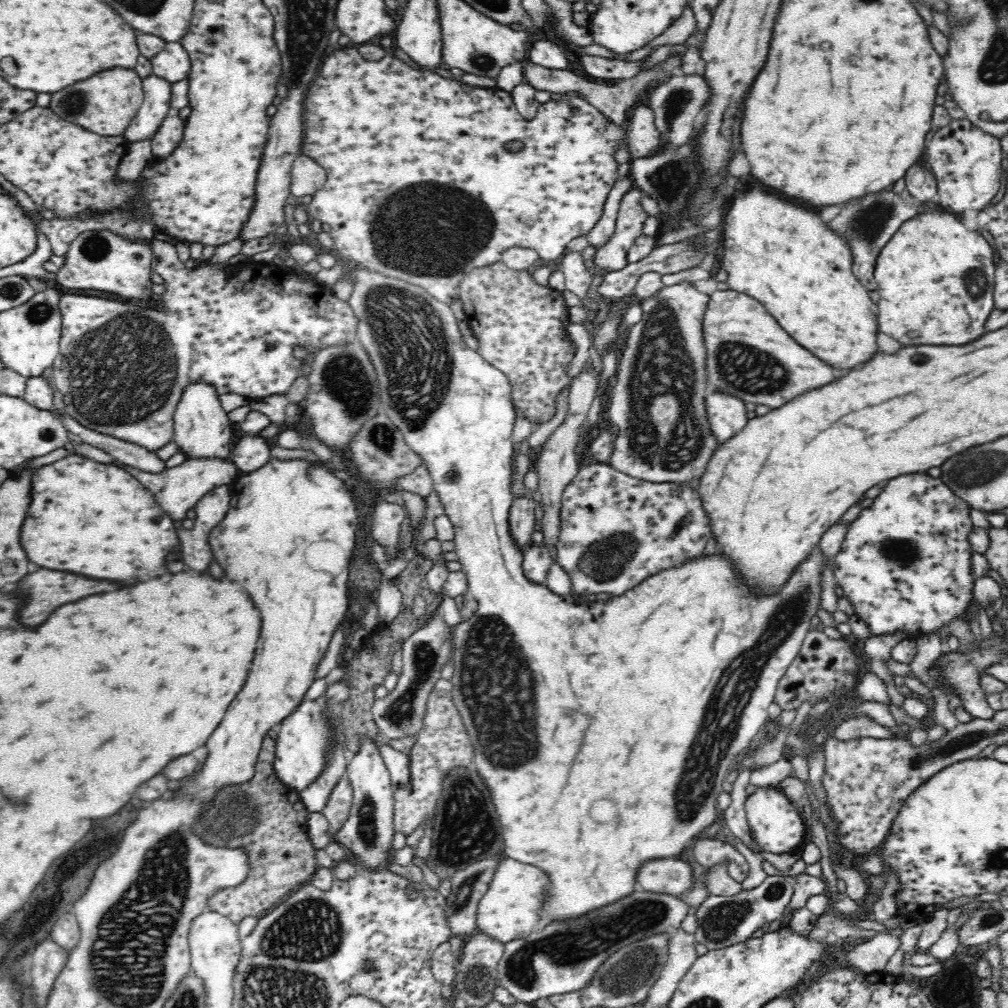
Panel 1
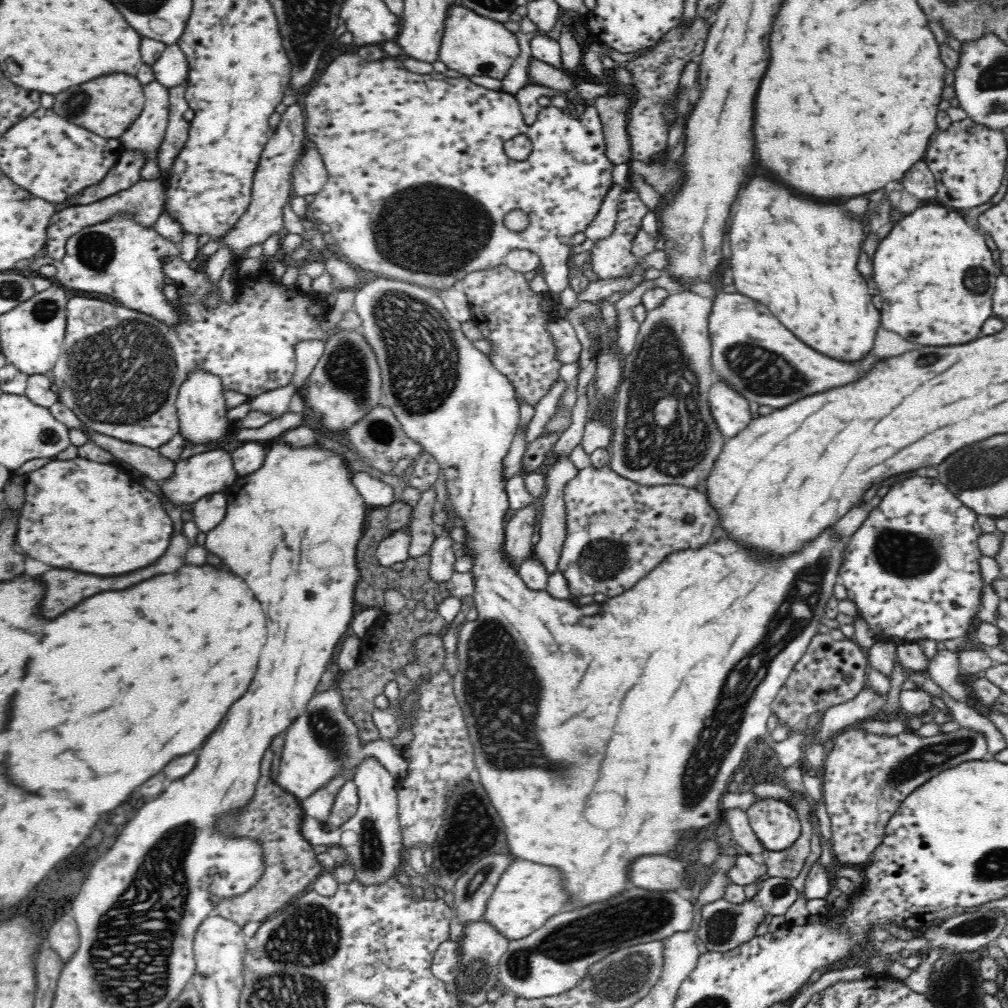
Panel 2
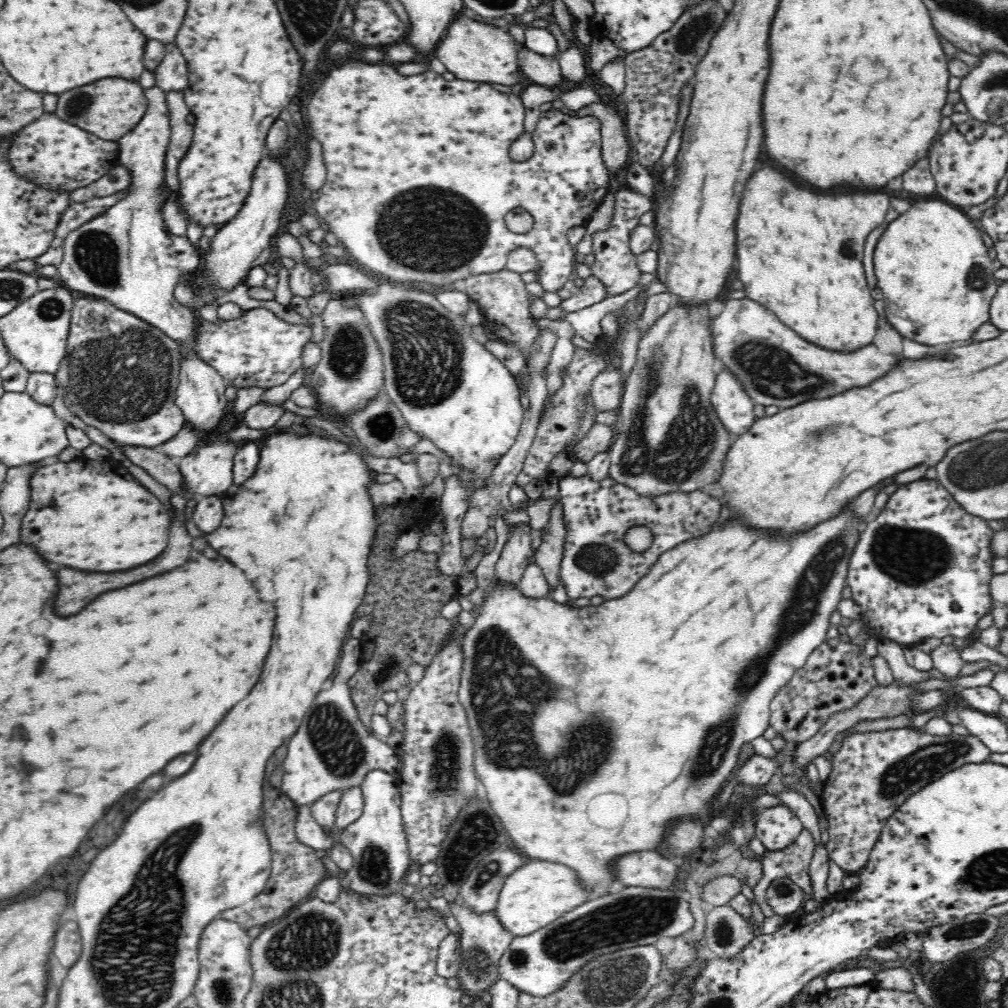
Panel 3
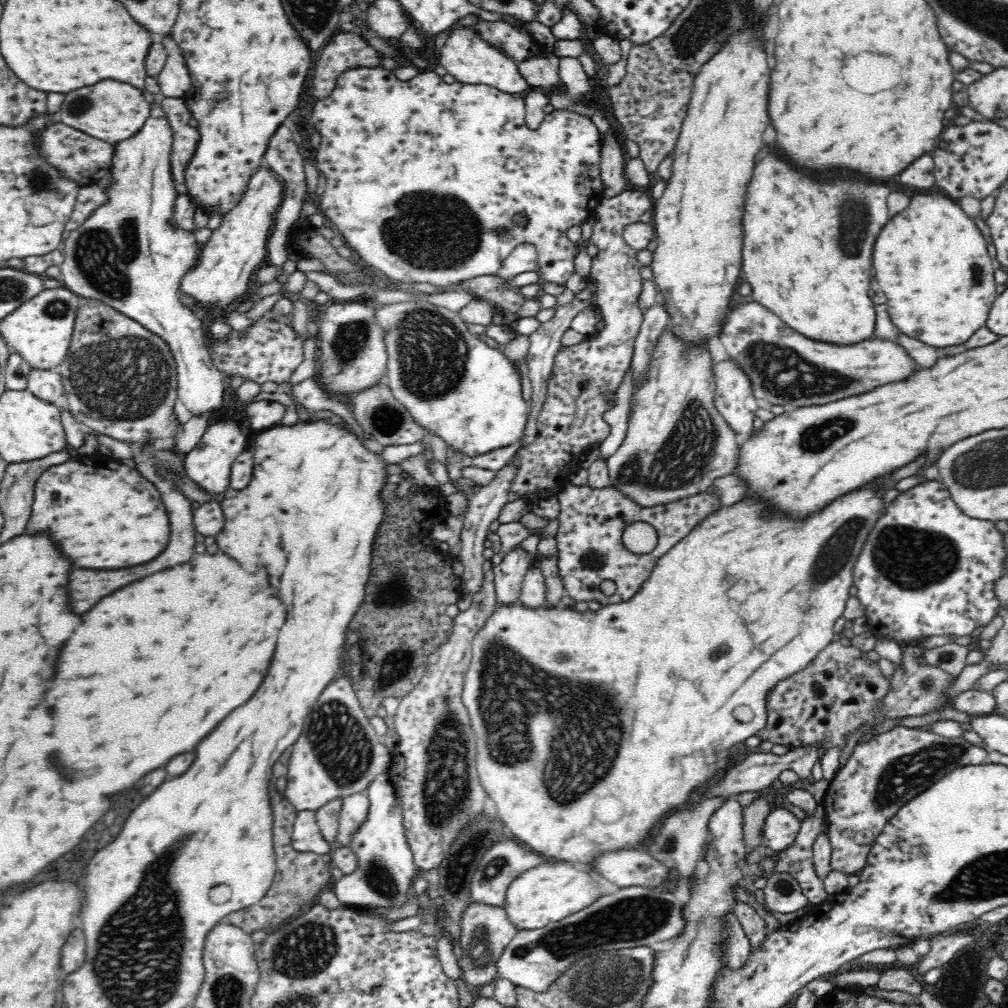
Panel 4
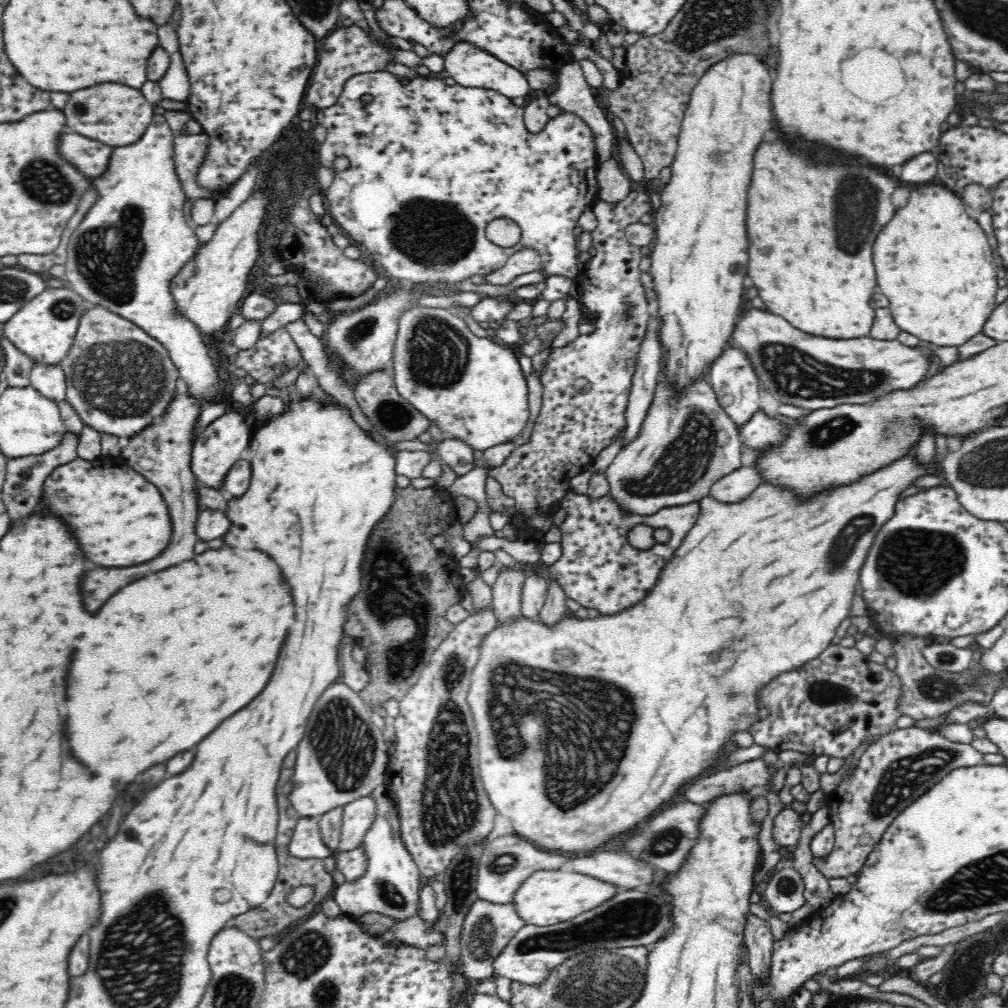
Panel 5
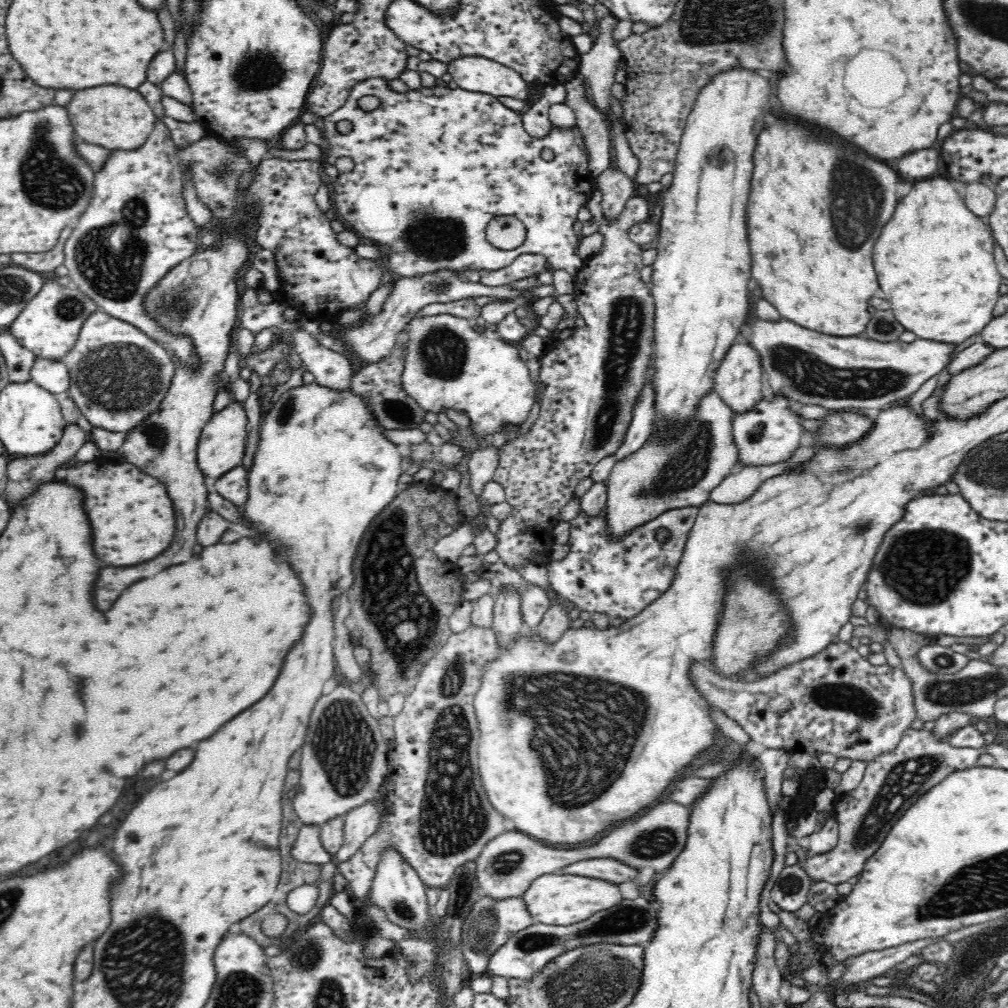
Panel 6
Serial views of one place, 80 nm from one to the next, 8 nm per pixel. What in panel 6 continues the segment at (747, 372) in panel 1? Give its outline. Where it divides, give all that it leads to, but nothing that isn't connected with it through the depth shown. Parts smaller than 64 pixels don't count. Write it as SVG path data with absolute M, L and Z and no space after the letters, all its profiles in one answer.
M754 318L749 326L745 326L741 337L748 340L760 353L761 366L768 376L768 384L775 394L782 394L797 405L815 404L824 408L864 408L878 412L896 402L906 401L914 394L922 382L930 380L938 372L942 372L948 362L955 356L957 345L946 342L877 342L861 336L839 337L838 335L818 334L814 330L806 330L788 320L766 321Z

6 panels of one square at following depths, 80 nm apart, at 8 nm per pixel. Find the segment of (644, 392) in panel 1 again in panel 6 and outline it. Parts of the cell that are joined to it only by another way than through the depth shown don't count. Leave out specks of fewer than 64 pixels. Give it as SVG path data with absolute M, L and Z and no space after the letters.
M714 392L699 402L695 419L687 426L679 439L671 443L658 443L651 435L645 445L633 455L617 462L607 478L606 533L610 541L623 539L636 527L640 528L666 511L682 507L700 507L708 502L710 493L728 475L738 469L738 449L732 437L733 410Z

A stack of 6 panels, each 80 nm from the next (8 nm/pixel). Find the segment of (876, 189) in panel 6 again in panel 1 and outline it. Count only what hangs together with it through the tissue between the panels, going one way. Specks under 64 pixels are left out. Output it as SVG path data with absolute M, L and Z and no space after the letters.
M760 188L742 192L730 199L730 208L725 215L723 232L723 269L728 271L729 288L747 294L760 301L768 312L780 322L780 326L814 356L826 360L834 368L854 368L860 362L870 360L876 348L878 322L870 310L872 300L868 290L852 274L852 252L848 242L830 232L828 224L810 208L796 206L776 194Z

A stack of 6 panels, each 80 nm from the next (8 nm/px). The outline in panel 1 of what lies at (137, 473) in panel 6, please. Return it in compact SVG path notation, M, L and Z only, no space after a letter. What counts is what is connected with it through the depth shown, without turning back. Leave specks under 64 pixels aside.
M77 454L68 455L51 464L42 466L33 470L30 476L30 504L28 506L28 516L26 516L24 526L22 526L22 548L26 550L28 558L36 564L40 564L42 568L50 568L50 570L66 570L66 572L76 572L82 576L90 576L90 578L102 578L102 580L112 580L124 586L134 586L138 582L146 582L148 578L160 576L166 572L164 568L164 558L168 556L168 552L176 546L181 546L176 529L174 528L174 520L166 512L162 512L162 508L155 501L154 495L138 479L132 477L128 471L118 468L116 462L110 464L102 464L91 459L87 459Z

